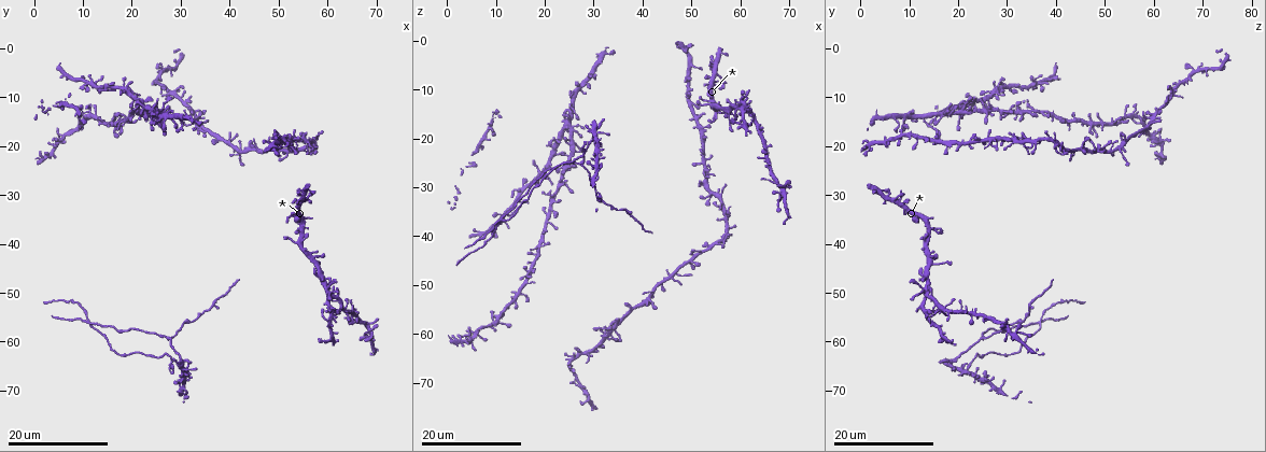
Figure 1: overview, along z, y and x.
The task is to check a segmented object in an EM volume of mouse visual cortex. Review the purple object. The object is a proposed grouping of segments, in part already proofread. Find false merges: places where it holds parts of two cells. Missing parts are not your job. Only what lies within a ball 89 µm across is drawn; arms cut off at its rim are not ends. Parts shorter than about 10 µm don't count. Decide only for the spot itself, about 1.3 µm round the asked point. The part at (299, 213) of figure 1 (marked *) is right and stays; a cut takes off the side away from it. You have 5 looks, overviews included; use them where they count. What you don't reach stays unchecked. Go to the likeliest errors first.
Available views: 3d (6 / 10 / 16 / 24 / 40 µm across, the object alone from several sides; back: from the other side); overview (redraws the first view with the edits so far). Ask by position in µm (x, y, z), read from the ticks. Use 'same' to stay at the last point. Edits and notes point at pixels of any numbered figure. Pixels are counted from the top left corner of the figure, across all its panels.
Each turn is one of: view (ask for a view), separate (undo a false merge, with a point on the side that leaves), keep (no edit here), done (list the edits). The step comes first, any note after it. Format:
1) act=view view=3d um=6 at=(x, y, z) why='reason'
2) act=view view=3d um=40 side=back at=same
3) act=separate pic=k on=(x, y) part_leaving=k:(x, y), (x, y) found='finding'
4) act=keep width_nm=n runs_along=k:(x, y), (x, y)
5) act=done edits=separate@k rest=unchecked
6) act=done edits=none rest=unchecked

act=view view=3d um=16 at=(11.5, 56.0, 36.5) why='arms part here'

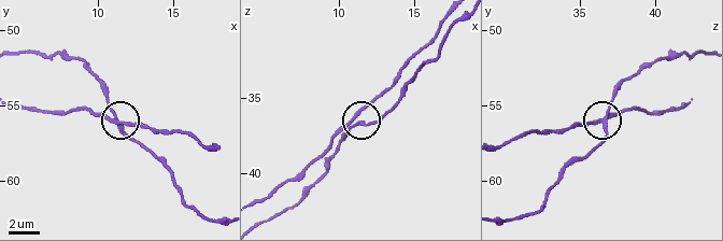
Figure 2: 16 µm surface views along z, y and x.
act=view view=3d um=6 at=(11.4, 56.4, 36.6)

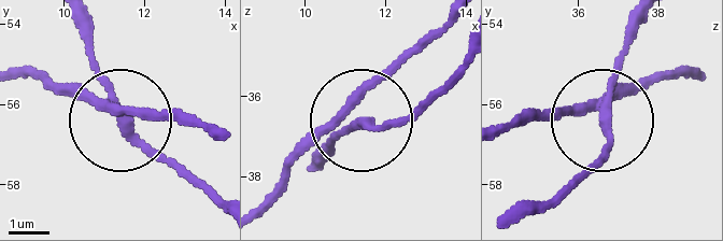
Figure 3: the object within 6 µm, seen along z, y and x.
act=keep runs_along=3:(443, 23), (313, 153) found='one cell here'

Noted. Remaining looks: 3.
act=view view=3d um=16 at=(15.0, 7.5, 31.0) why='three arms meet'

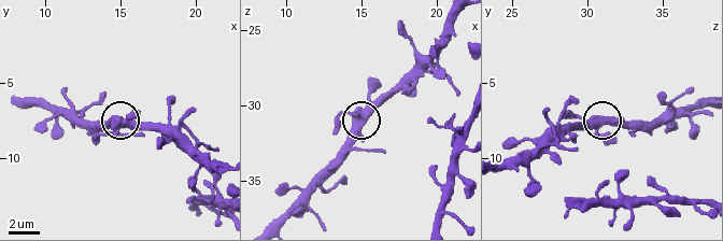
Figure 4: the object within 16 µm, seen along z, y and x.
act=view view=3d um=6 at=(14.6, 7.8, 30.6) why='closer look'

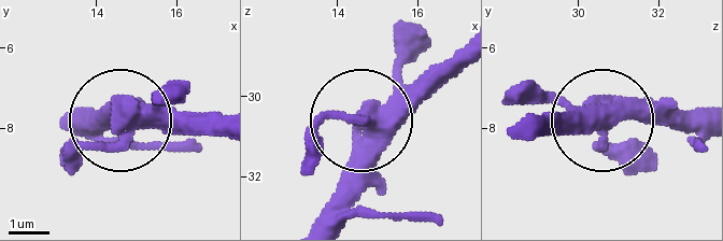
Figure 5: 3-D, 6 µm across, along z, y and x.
act=keep arms=3 runs_along=5:(217, 130), (136, 121), (76, 147), (67, 168) found='one cell here'

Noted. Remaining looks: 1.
act=done edits=none rest=unchecked

